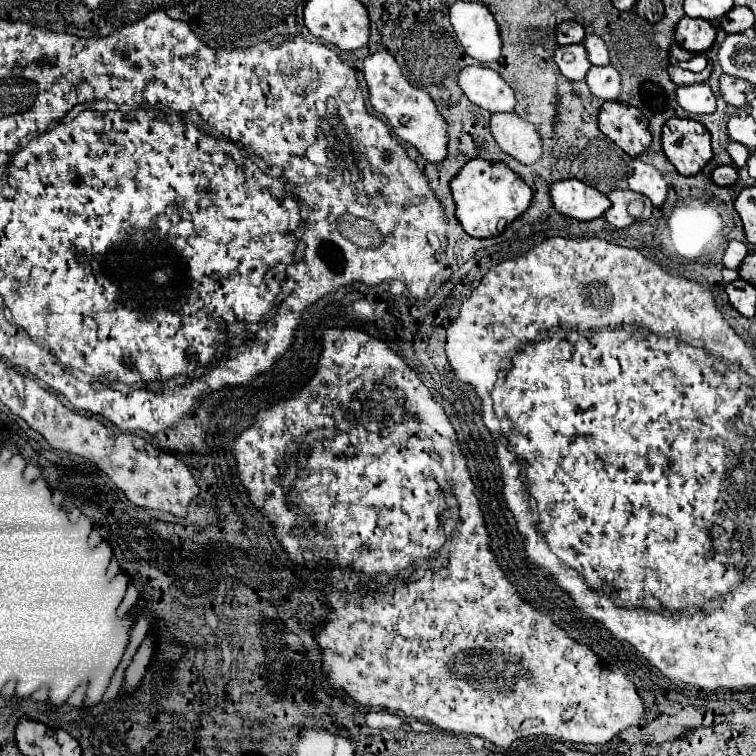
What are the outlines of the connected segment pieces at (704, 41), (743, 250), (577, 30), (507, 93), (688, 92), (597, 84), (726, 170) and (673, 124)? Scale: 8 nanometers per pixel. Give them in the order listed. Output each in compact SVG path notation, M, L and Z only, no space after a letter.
M684 16L676 24L676 42L690 52L706 52L716 40L716 28L712 22Z
M732 240L732 242L728 244L728 248L726 248L726 254L724 254L722 262L724 262L726 268L738 270L740 264L742 264L742 260L746 258L746 254L748 254L746 244L744 244L744 242L738 242L738 240Z
M564 22L558 26L558 32L556 32L556 38L558 38L558 44L560 46L566 46L566 44L578 44L586 38L586 30L582 28L582 24L578 22Z
M466 66L458 76L458 84L470 102L488 112L514 112L516 108L514 90L492 68Z
M706 82L680 86L678 88L678 104L690 114L712 114L716 112L716 96Z
M592 66L586 76L586 84L600 100L618 100L622 90L620 72L612 66Z
M718 166L712 172L712 180L718 186L732 186L738 180L738 168L734 168L734 166Z
M670 118L664 124L662 146L668 160L684 176L698 174L714 158L710 132L690 118Z

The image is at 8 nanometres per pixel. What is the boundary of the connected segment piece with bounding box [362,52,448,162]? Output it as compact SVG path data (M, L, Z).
M376 52L364 60L362 70L368 82L370 102L374 110L388 118L396 136L400 140L410 142L428 162L444 160L448 156L448 124L444 116L438 112L434 100L420 88L408 84L394 56L390 52Z

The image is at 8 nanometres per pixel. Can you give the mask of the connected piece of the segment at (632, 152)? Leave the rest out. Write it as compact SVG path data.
M604 102L598 114L600 130L628 156L640 156L650 148L652 136L646 116L624 102Z

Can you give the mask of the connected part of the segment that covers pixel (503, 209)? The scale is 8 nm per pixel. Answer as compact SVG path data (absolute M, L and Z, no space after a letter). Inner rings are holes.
M480 158L470 160L450 186L456 202L456 218L460 220L462 228L474 238L498 236L508 224L530 210L534 198L534 190L504 162L488 162Z

